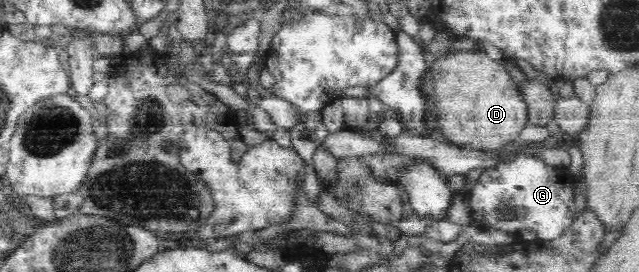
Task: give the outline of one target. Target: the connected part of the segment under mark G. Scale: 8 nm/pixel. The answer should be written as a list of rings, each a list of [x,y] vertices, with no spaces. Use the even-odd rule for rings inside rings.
[[[516,155],[500,166],[485,168],[476,184],[471,188],[469,207],[475,225],[488,226],[516,234],[531,229],[542,240],[554,240],[564,234],[570,226],[576,205],[573,203],[572,184],[564,182],[554,165],[546,165],[540,158]],[[503,203],[517,207],[517,214],[507,221],[496,212]]]

